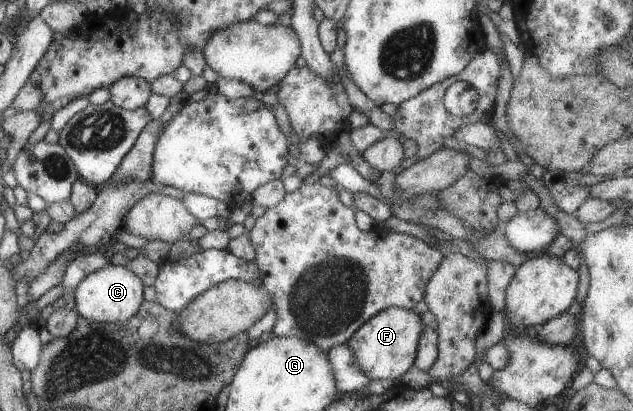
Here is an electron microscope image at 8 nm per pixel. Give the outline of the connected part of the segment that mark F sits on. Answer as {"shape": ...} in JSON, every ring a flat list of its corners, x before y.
{"shape":[[387,308,367,320,349,338,347,346,351,348,352,356,355,356,355,364,369,380,393,380,401,377,414,365,423,326,420,314,413,309]]}

